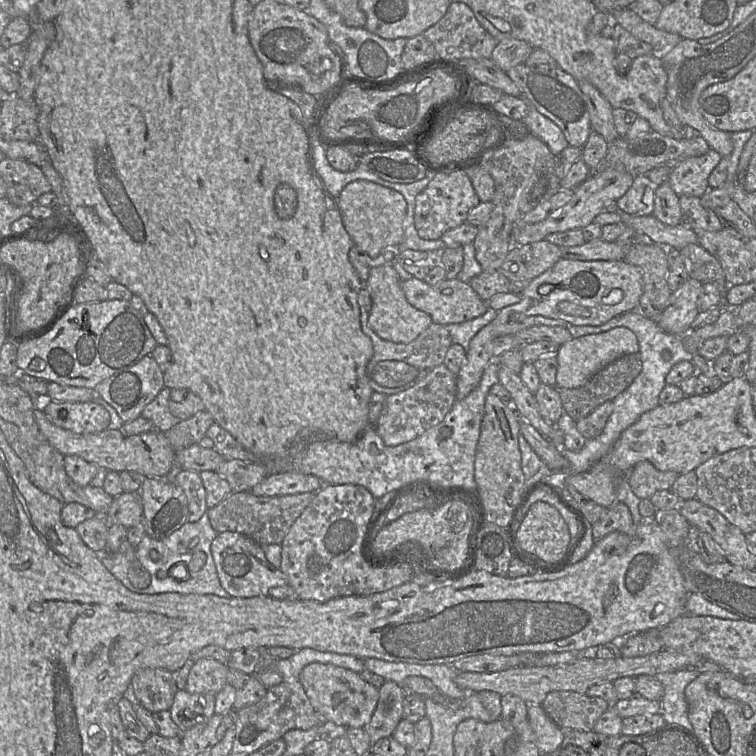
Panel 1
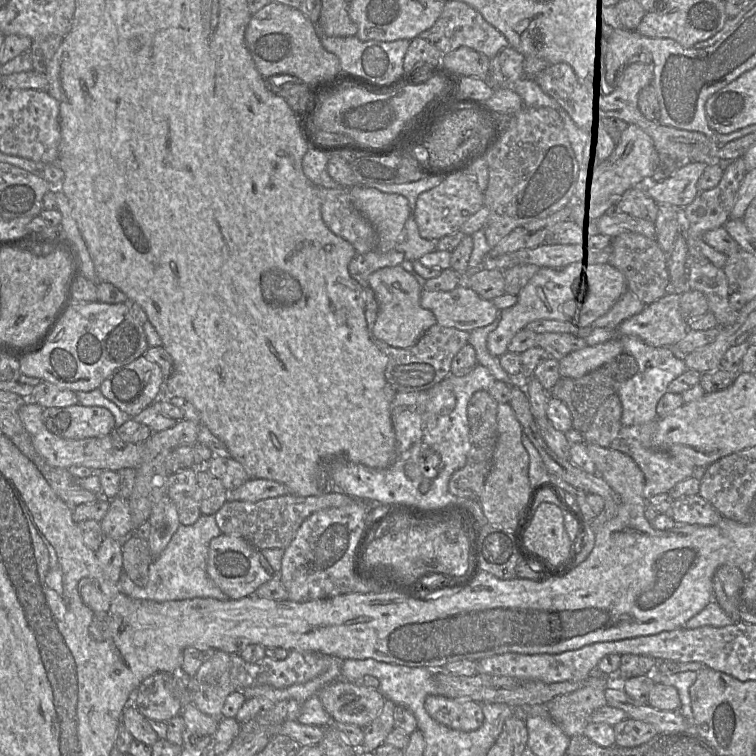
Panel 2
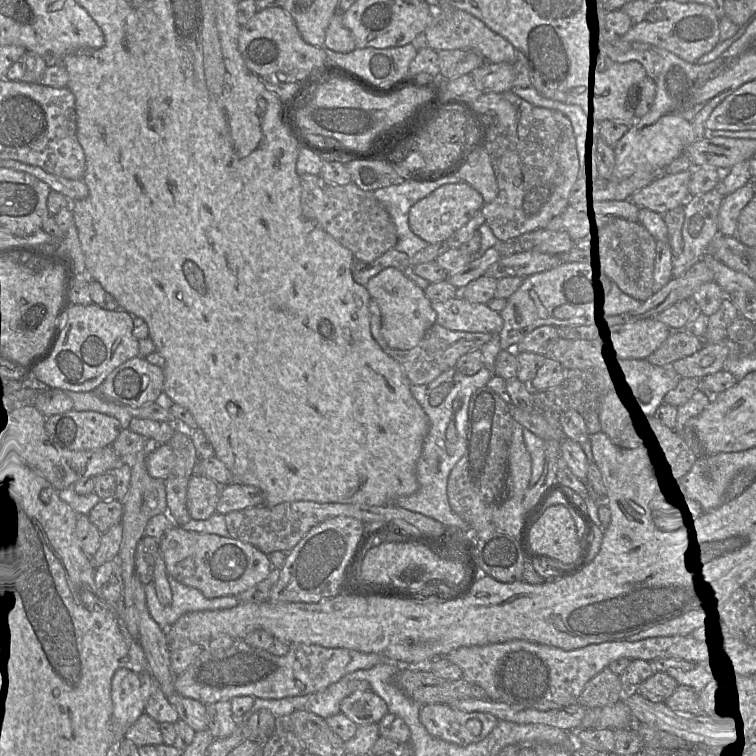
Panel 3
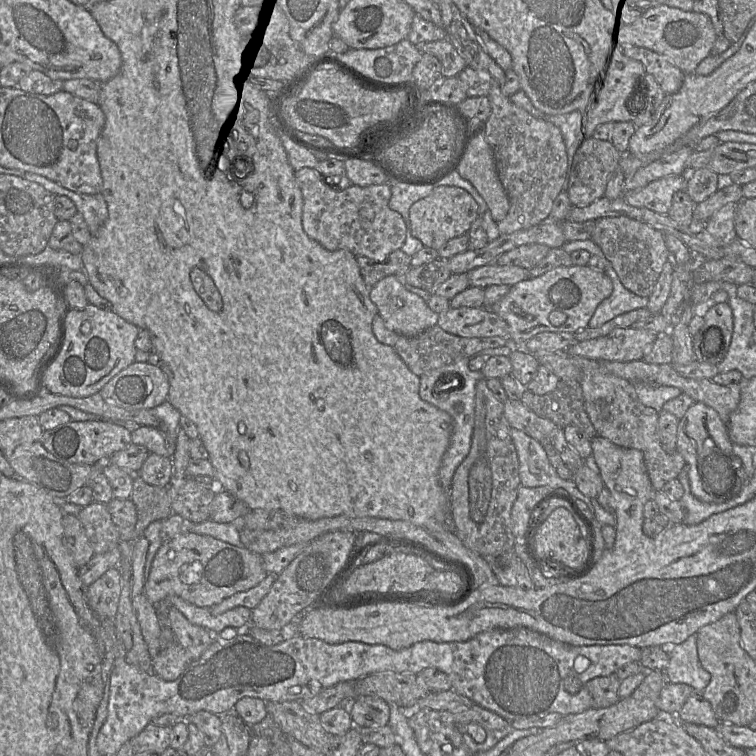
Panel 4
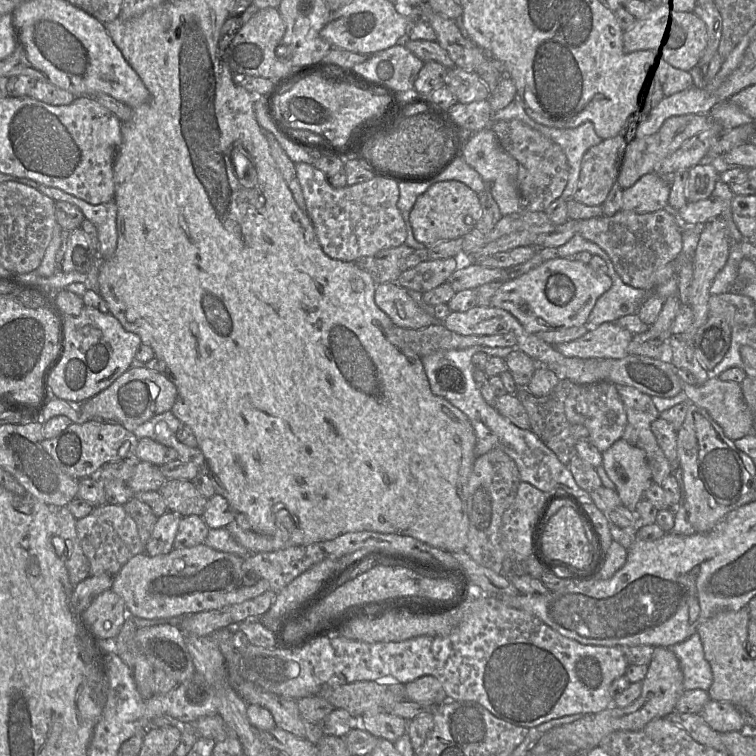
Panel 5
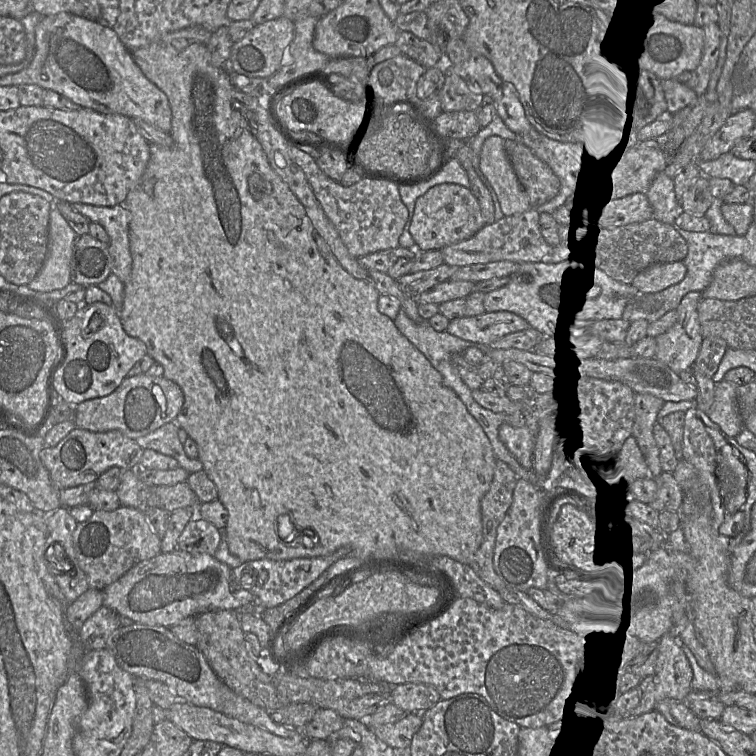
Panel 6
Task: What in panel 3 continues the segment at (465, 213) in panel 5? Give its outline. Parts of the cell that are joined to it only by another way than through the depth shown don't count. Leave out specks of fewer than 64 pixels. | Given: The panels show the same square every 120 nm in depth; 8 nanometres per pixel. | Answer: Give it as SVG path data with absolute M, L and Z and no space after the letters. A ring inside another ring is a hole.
M467 182L444 184L412 205L409 227L429 244L442 242L464 226L484 204L482 195Z

